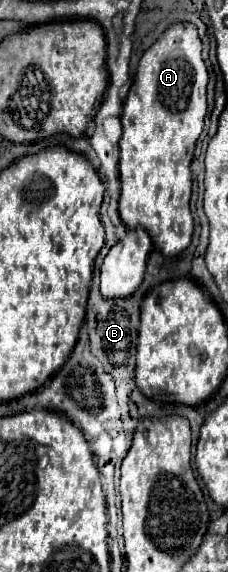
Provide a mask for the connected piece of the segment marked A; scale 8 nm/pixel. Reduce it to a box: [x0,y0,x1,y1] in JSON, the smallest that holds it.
[118,22,208,256]

